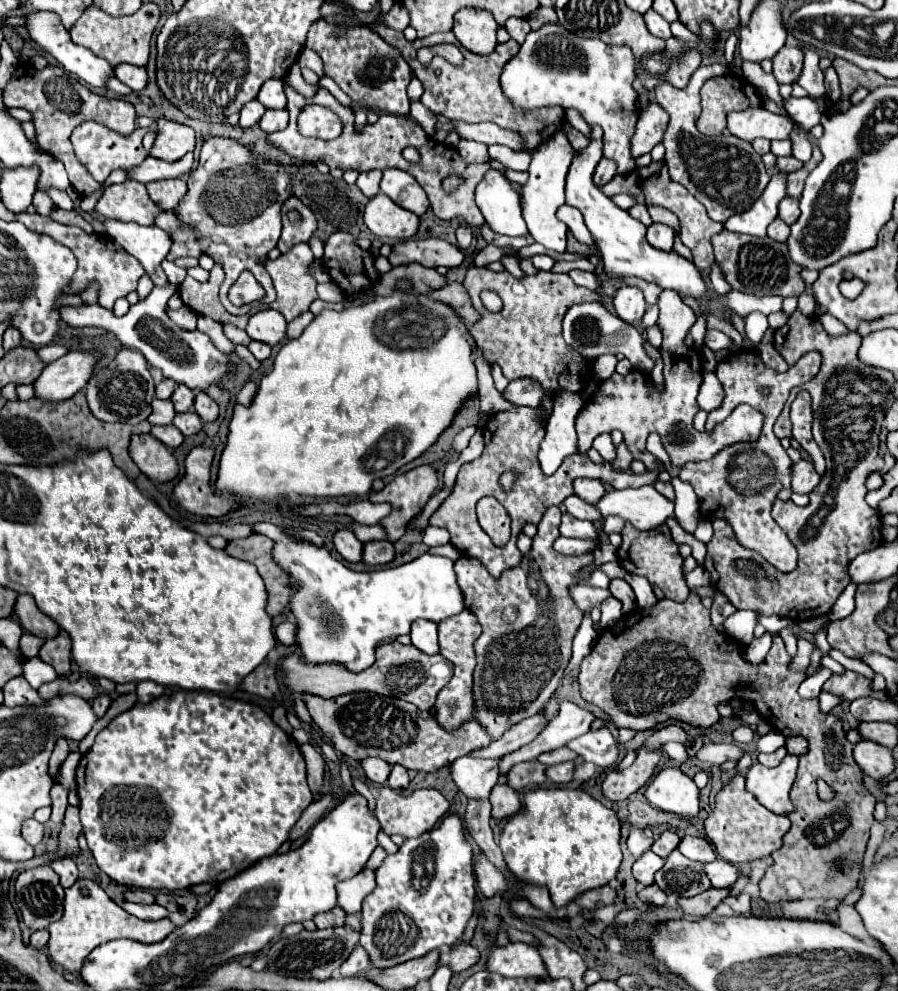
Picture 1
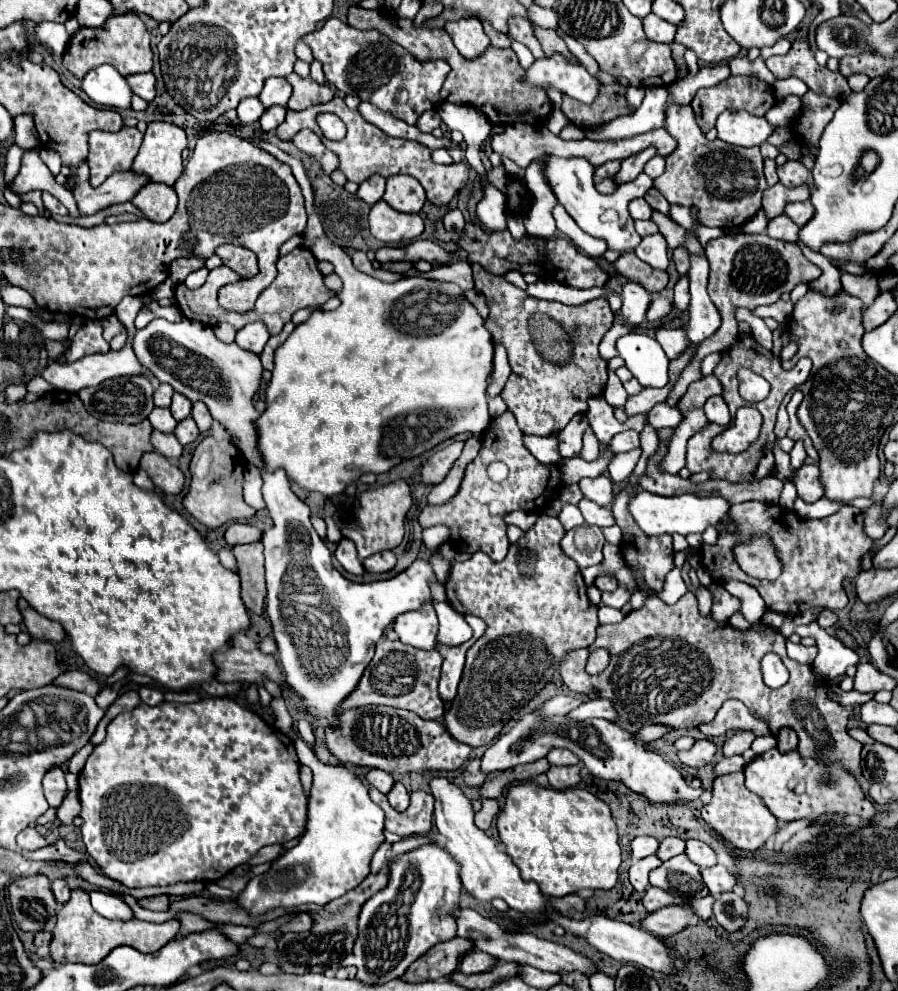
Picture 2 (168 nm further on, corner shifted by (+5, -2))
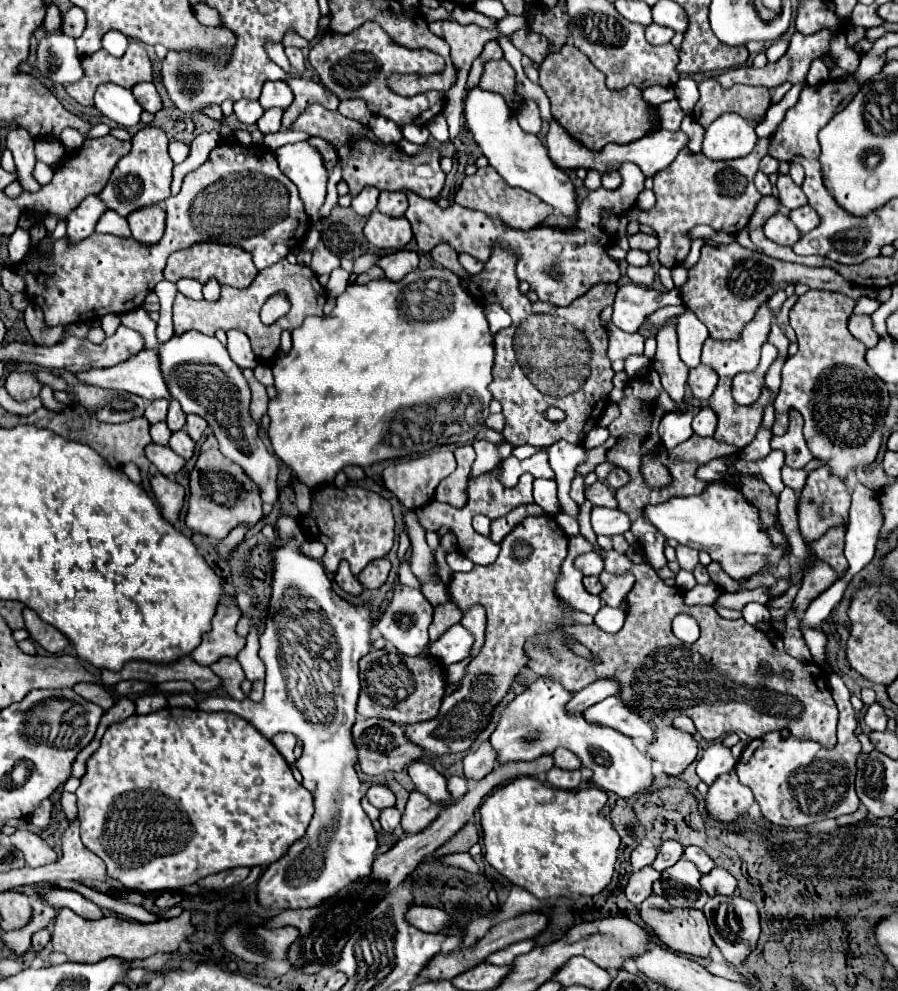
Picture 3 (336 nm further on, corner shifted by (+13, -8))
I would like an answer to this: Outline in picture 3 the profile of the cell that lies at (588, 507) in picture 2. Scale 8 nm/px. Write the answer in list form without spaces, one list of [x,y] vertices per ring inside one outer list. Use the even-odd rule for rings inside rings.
[[[594,507],[590,515],[590,523],[596,535],[622,535],[630,529],[628,515],[624,515],[620,509],[606,509],[606,507]]]

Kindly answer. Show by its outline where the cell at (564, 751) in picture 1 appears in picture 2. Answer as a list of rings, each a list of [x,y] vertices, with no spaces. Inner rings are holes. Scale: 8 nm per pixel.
[[[552,749],[548,753],[548,761],[552,765],[578,765],[580,763],[580,759],[568,749]]]

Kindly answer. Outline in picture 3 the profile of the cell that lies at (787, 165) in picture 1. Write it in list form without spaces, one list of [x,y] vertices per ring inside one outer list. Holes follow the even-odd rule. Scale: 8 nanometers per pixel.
[[[778,175],[776,187],[778,187],[780,201],[784,203],[786,209],[796,209],[800,205],[806,205],[806,195],[804,195],[802,187],[796,185],[790,175]]]

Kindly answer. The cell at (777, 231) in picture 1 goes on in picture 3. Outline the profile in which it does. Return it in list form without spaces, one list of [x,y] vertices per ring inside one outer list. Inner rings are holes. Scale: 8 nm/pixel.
[[[782,211],[780,215],[768,219],[768,223],[764,225],[764,235],[778,243],[778,245],[788,245],[792,247],[798,239],[800,239],[800,231],[794,227],[794,223],[788,219],[788,215]]]

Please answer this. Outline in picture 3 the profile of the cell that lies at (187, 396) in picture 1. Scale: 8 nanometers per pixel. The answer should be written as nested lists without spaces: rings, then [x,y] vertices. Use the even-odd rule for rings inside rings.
[[[174,399],[170,401],[166,423],[168,423],[170,431],[178,431],[178,429],[182,429],[182,427],[186,425],[186,415],[184,415],[184,411],[180,409],[180,403],[176,403]]]

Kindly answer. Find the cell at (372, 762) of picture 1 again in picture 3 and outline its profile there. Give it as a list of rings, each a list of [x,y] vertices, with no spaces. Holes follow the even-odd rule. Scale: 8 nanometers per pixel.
[[[372,785],[366,791],[366,799],[376,807],[376,809],[384,809],[384,807],[392,807],[396,803],[394,793],[386,787],[386,785]]]

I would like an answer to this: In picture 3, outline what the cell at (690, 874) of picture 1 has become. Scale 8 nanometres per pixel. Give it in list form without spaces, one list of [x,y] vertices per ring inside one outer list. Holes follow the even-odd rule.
[[[680,859],[676,865],[662,871],[662,879],[654,883],[654,895],[668,899],[672,907],[704,907],[706,893],[700,887],[702,873],[694,863]]]

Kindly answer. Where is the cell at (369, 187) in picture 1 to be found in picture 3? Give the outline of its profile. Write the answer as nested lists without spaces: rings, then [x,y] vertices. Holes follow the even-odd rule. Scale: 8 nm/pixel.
[[[364,187],[358,195],[354,195],[354,199],[352,199],[352,209],[354,209],[358,215],[368,217],[368,215],[376,209],[378,195],[380,195],[380,191],[378,191],[376,187]]]

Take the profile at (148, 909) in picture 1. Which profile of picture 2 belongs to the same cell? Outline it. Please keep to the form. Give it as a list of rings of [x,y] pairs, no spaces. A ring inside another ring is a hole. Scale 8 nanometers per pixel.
[[[90,891],[88,895],[90,895],[90,903],[92,903],[94,911],[100,913],[102,917],[118,919],[118,921],[134,919],[132,909],[130,909],[122,899],[118,899],[116,895],[112,895],[112,893],[102,893],[102,891]]]

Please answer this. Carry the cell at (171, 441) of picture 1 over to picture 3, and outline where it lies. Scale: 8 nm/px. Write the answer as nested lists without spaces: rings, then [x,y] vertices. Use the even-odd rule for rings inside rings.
[[[150,443],[148,447],[146,447],[146,457],[156,465],[156,469],[162,473],[162,475],[166,475],[166,477],[170,477],[170,475],[174,475],[176,471],[180,471],[182,467],[184,467],[184,459],[180,457],[180,455],[176,455],[170,447],[166,447],[166,445],[156,445],[156,443]]]

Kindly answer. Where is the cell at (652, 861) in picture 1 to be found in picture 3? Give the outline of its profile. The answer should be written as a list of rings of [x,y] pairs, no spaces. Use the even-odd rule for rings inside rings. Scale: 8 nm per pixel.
[[[644,867],[640,871],[634,871],[630,875],[630,881],[626,885],[626,897],[634,903],[640,905],[650,893],[652,893],[652,883],[660,879],[660,873],[654,871],[652,867]]]

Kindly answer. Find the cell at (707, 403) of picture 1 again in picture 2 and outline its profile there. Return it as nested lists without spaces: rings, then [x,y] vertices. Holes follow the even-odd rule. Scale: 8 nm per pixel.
[[[720,395],[710,397],[704,403],[704,413],[708,417],[710,423],[718,423],[718,425],[728,425],[730,423],[730,413],[728,413],[728,405],[724,403],[724,399]]]

